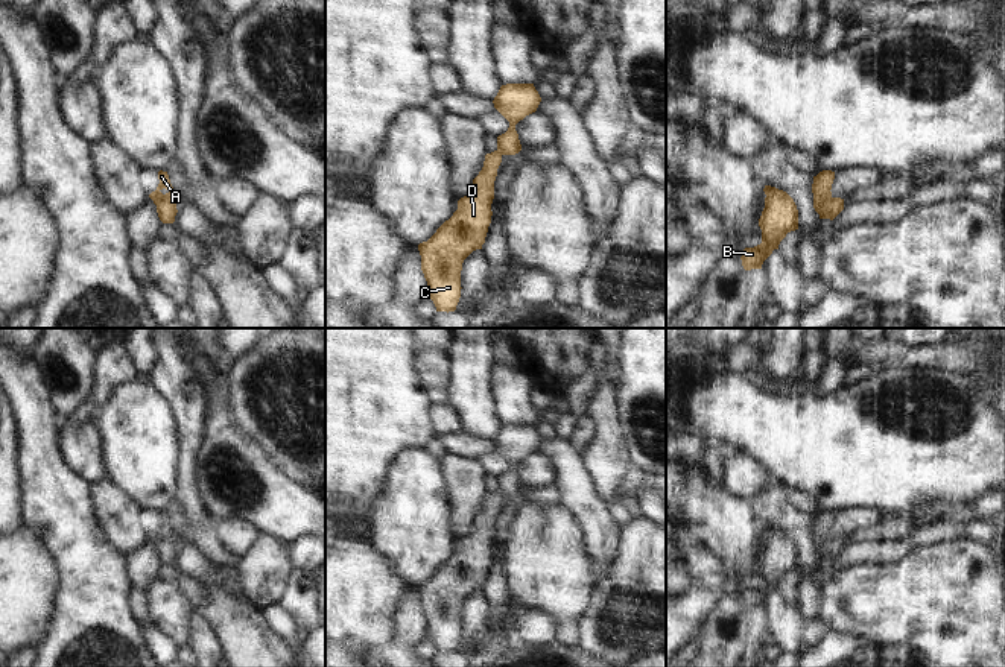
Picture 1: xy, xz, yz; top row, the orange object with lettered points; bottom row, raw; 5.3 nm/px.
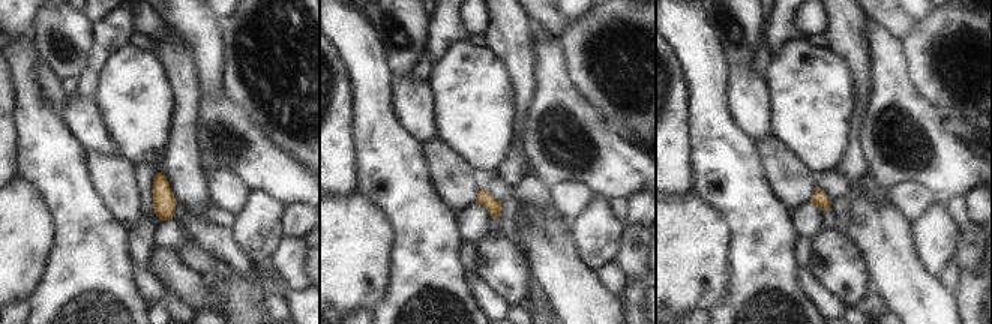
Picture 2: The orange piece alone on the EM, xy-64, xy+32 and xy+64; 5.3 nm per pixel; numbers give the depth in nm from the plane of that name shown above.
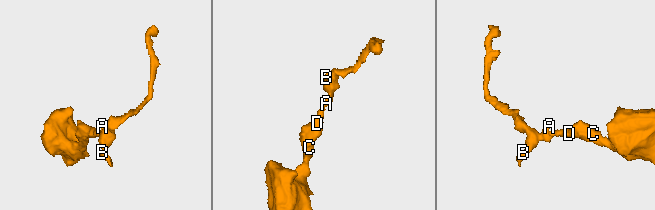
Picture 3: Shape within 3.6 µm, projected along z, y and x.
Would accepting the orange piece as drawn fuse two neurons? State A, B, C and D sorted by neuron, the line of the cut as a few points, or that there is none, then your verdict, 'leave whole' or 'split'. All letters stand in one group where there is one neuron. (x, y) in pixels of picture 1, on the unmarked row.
A B C D | no cut | leave whole

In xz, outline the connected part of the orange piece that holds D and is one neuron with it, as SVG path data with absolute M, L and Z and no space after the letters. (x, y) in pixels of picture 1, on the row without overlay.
M534 424L502 425L493 444L494 448L509 462L505 474L497 477L497 489L485 495L483 507L473 520L473 532L458 541L458 550L445 561L436 573L418 585L421 611L427 621L427 637L433 641L436 652L455 652L461 638L461 611L464 600L476 590L482 590L488 567L491 564L491 544L494 539L494 521L503 495L515 495L522 491L515 465L526 456L537 451L541 438Z

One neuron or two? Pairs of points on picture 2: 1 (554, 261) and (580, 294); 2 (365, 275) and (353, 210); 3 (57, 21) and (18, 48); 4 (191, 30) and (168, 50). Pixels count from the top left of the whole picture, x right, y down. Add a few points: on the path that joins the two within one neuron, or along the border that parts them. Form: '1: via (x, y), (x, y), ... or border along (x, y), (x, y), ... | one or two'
1: via (559, 269), (572, 287) | one
2: via (353, 258), (353, 227) | one
3: border along (29, 33), (41, 59) | two
4: border along (168, 27), (186, 45), (197, 71) | two

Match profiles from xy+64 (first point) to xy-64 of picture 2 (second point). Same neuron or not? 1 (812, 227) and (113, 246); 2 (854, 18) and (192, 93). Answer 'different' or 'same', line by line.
1: different
2: same

